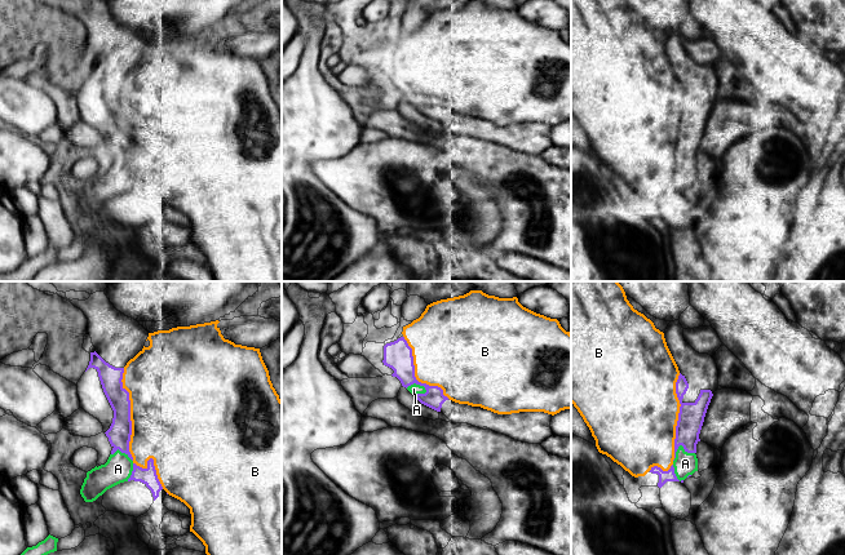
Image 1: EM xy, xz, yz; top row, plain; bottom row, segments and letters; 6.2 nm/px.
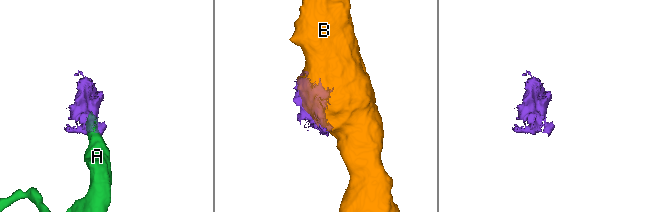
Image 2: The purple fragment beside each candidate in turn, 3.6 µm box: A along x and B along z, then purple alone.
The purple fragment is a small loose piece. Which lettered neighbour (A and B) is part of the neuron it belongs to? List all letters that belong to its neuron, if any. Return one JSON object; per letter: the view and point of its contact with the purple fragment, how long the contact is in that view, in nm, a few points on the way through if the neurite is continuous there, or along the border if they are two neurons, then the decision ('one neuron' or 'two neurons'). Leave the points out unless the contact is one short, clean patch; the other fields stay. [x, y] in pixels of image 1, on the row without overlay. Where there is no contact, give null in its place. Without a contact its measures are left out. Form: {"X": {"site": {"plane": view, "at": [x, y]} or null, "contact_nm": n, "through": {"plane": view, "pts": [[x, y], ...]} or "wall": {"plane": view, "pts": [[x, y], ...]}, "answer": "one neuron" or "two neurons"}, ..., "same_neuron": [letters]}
{"A": {"site": {"plane": "xz", "at": [417, 94]}, "contact_nm": 140, "through": {"plane": "xz", "pts": [[397, 66], [405, 83], [417, 94], [414, 100]]}, "answer": "one neuron"}, "B": {"site": {"plane": "xy", "at": [129, 125]}, "contact_nm": 600, "answer": "two neurons"}, "same_neuron": ["A"]}

